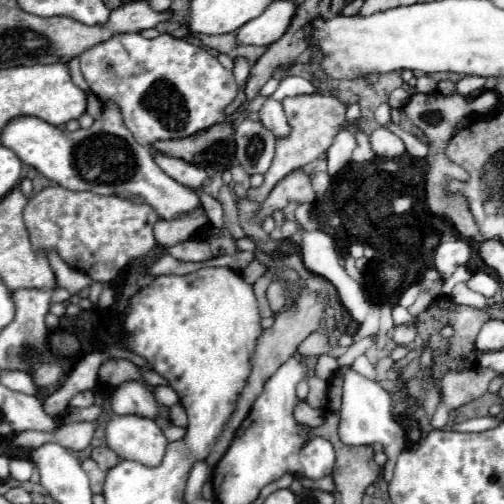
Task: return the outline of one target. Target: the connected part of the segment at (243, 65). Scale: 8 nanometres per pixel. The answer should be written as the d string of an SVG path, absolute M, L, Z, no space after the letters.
M235 60L233 76L235 76L235 82L239 84L239 88L243 90L247 84L247 76L249 76L249 62L247 60Z

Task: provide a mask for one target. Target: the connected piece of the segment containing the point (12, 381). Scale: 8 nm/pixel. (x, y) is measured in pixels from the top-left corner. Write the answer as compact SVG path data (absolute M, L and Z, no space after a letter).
M3 372L3 378L1 382L11 388L11 390L17 390L17 392L23 392L23 394L37 394L39 392L39 386L35 384L35 380L27 374L27 372Z

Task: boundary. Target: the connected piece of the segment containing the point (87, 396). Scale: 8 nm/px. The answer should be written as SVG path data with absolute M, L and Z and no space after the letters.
M79 392L71 398L71 406L75 408L87 408L93 404L93 392Z

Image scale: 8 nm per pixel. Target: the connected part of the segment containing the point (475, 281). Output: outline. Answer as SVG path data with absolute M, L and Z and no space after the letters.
M477 272L477 274L473 274L473 276L467 280L467 286L469 286L471 290L483 294L485 298L491 298L491 296L497 292L499 282L493 280L493 278L491 278L489 274L485 274L485 272Z

